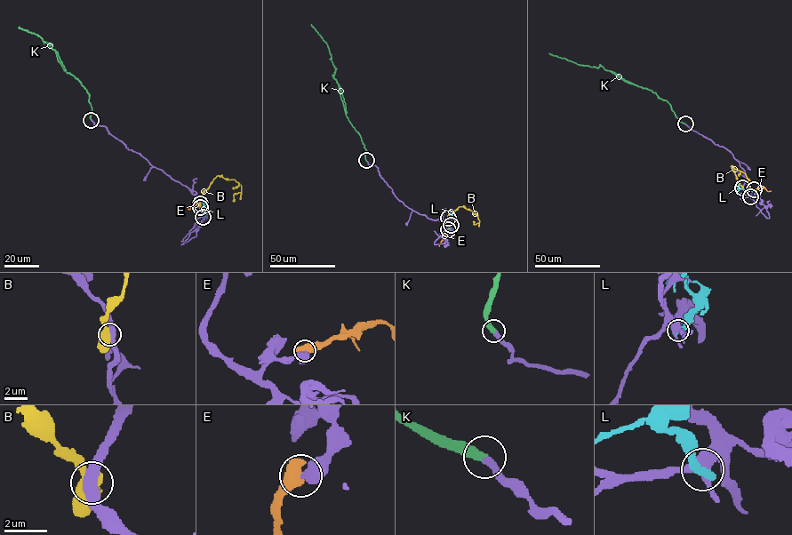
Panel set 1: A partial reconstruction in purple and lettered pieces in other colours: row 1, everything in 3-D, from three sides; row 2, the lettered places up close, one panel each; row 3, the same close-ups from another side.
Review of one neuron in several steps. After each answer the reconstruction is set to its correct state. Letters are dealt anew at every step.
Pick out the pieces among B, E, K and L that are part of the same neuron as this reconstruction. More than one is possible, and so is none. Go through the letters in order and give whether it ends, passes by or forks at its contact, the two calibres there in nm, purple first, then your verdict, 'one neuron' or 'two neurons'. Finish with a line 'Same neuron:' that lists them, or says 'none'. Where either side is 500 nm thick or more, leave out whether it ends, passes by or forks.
B: 480 nm thick on the purple side, 550 nm on the other; two neurons
E: 480 nm thick on the purple side, 750 nm on the other; two neurons
K: it ends there; 360 nm thick on the purple side, 360 nm on the other; one neuron
L: it ends there; 400 nm thick on the purple side, 400 nm on the other; two neurons
Same neuron: K

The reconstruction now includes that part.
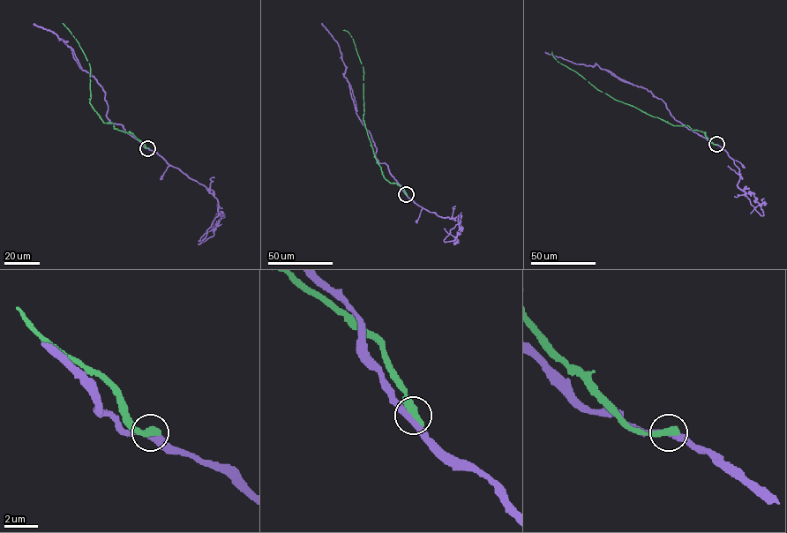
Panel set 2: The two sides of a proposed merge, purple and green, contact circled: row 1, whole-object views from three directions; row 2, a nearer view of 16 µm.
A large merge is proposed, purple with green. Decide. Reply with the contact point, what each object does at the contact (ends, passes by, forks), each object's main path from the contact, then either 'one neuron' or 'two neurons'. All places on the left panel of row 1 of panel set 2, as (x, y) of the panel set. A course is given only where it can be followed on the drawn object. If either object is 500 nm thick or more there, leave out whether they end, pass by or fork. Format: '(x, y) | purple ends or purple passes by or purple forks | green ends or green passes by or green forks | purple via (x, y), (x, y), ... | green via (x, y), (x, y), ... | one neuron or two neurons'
(147, 148) | purple via (147, 148), (106, 117), (105, 92), (78, 66), (63, 41), (66, 42), (33, 23) | green via (147, 148), (131, 133), (104, 123), (93, 108), (90, 67), (63, 23) | two neurons

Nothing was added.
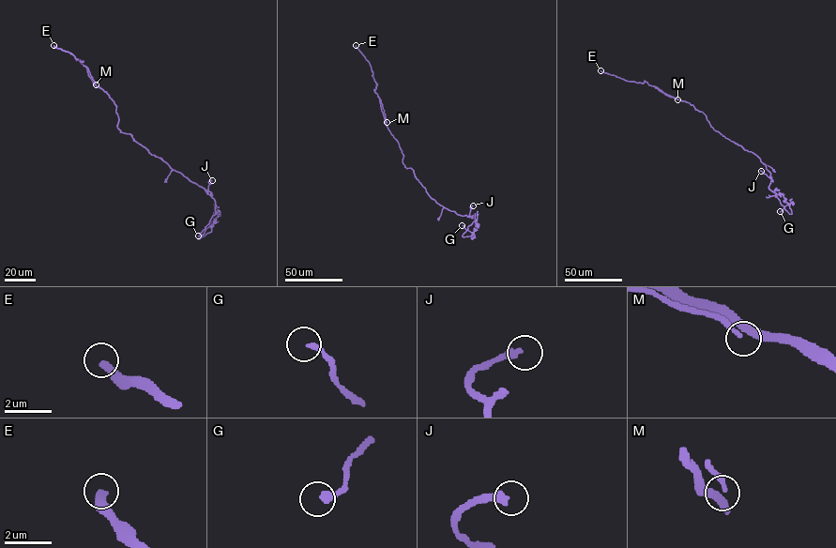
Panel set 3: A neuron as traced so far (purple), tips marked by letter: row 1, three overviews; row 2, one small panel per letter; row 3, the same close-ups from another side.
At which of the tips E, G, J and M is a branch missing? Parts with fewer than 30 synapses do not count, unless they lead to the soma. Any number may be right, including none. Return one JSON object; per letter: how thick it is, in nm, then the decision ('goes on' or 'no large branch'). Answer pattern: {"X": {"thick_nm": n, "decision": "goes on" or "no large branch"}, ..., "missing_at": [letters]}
{"E": {"thick_nm": 400, "decision": "no large branch"}, "G": {"thick_nm": 220, "decision": "goes on"}, "J": {"thick_nm": 320, "decision": "no large branch"}, "M": {"thick_nm": 180, "decision": "no large branch"}, "missing_at": ["G"]}

